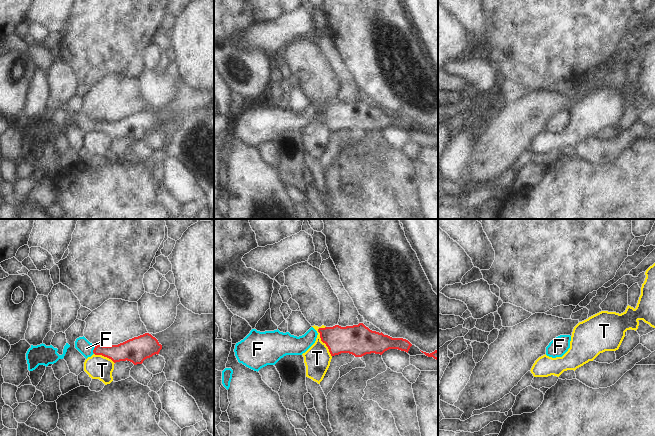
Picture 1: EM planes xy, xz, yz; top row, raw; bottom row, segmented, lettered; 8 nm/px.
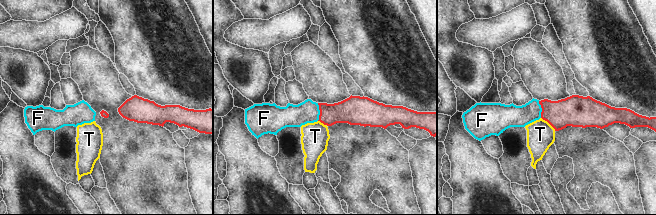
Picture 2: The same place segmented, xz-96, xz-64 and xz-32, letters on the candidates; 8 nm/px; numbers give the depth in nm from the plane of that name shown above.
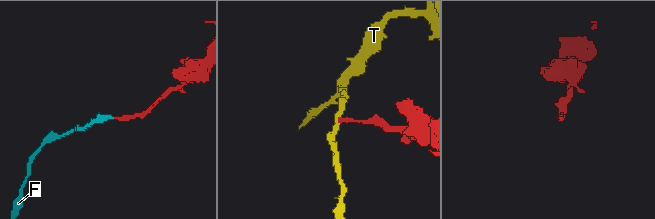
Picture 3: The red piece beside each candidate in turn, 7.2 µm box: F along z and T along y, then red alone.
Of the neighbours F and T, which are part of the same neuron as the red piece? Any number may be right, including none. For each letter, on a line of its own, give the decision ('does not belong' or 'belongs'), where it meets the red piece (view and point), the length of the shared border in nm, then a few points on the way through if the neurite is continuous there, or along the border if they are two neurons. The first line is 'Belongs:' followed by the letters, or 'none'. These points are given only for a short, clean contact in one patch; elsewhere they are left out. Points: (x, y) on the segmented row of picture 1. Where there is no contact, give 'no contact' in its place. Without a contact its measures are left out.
Belongs: F
F: belongs; meets red in xy at (93, 350); contact 70 nm long; runs through xy (124, 351), (93, 350), (86, 348)
T: does not belong; meets red in xz at (323, 342); contact 260 nm long; border along xz (319, 327), (320, 339), (327, 347), (331, 356)

